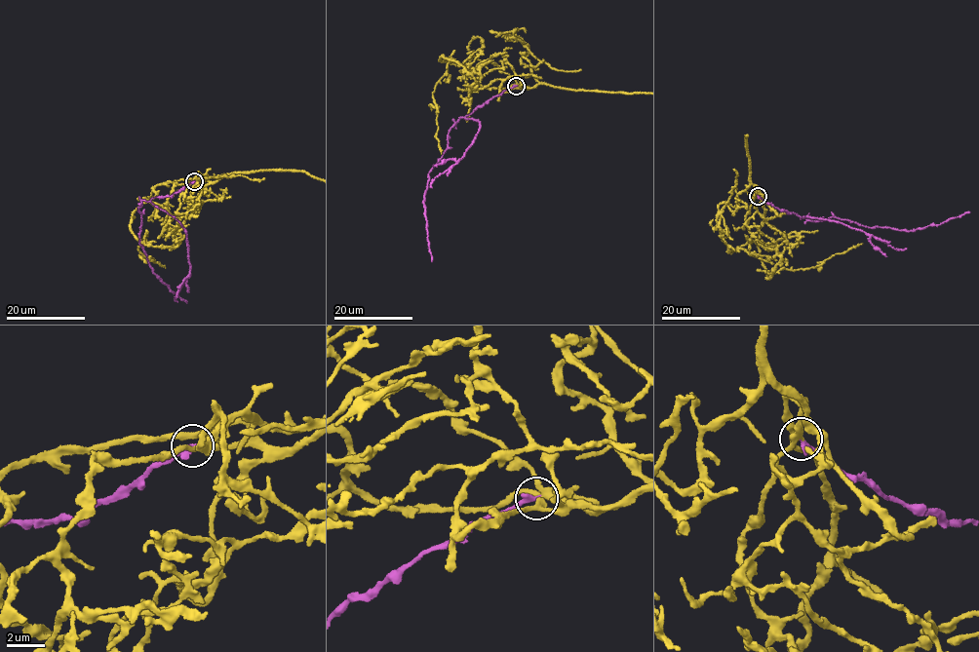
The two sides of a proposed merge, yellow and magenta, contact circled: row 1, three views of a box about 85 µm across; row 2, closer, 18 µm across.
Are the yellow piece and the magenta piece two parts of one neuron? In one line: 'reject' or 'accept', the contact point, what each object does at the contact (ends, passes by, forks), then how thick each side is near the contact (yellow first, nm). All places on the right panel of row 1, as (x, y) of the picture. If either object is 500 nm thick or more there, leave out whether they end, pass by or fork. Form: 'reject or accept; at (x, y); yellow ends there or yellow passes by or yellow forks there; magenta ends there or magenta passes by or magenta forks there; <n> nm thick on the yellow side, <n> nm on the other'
accept; at (758, 196); yellow forks there; magenta ends there; 260 nm thick on the yellow side, 360 nm on the other

